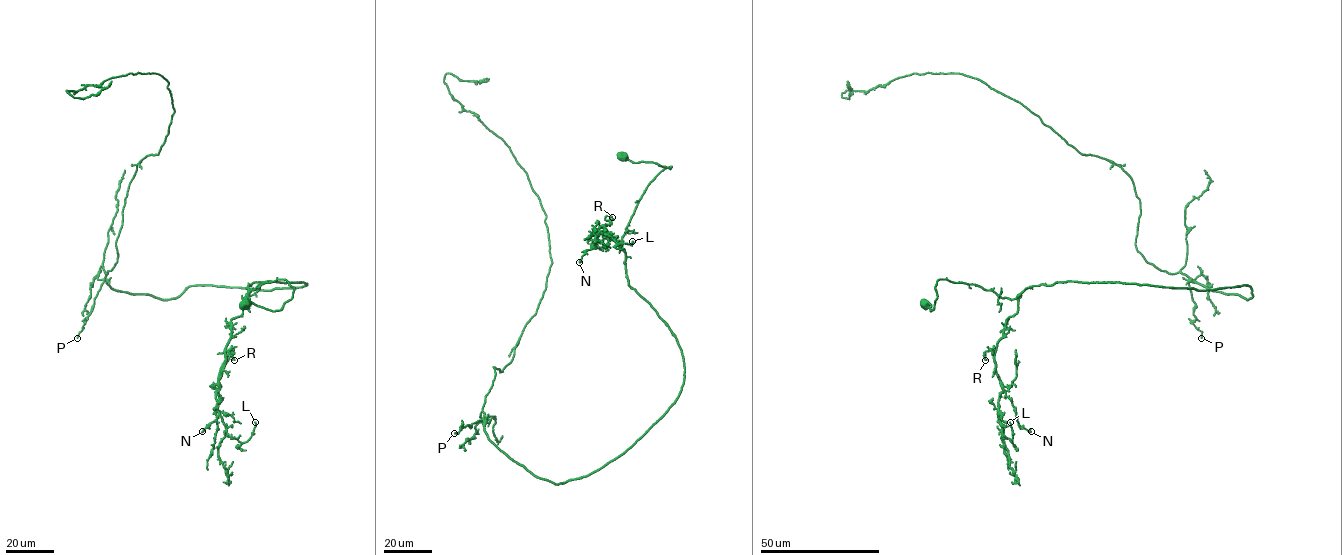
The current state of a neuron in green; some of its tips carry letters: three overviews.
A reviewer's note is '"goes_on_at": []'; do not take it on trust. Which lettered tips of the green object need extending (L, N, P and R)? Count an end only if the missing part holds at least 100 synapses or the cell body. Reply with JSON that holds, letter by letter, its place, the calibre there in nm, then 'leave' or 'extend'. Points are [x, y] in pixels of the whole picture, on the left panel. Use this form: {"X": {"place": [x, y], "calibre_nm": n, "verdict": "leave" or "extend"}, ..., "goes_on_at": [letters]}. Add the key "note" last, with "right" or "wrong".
{"L": {"place": [255, 422], "calibre_nm": 120, "verdict": "leave"}, "N": {"place": [202, 431], "calibre_nm": 160, "verdict": "leave"}, "P": {"place": [77, 338], "calibre_nm": 140, "verdict": "leave"}, "R": {"place": [234, 360], "calibre_nm": 100, "verdict": "leave"}, "goes_on_at": [], "note": "right"}

